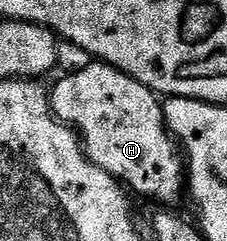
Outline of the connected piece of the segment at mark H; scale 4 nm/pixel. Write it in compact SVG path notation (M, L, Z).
M100 61L64 77L51 87L53 114L77 132L90 161L124 184L134 196L154 199L161 203L157 205L173 205L180 195L182 198L187 187L187 167L165 125L163 103L157 92Z

